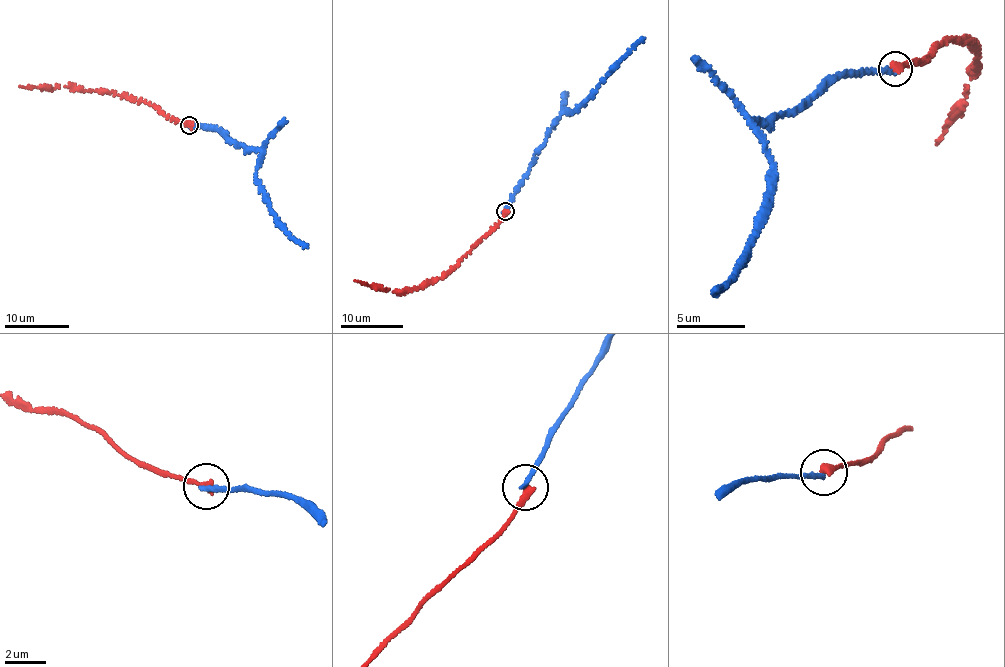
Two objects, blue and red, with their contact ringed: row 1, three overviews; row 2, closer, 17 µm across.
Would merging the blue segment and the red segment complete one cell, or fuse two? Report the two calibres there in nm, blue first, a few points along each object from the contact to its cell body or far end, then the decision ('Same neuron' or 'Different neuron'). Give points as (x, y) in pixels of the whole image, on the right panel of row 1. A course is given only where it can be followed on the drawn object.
Thickness 240 nm (blue) against 360 nm. Course of blue: (893, 69), (851, 70), (791, 110), (752, 121), (772, 165), (772, 186), (744, 263), (729, 283), (715, 290). Course of red: (894, 67), (912, 64), (950, 41), (963, 45), (974, 40), (969, 47), (977, 52), (974, 76), (937, 144). Different neuron

